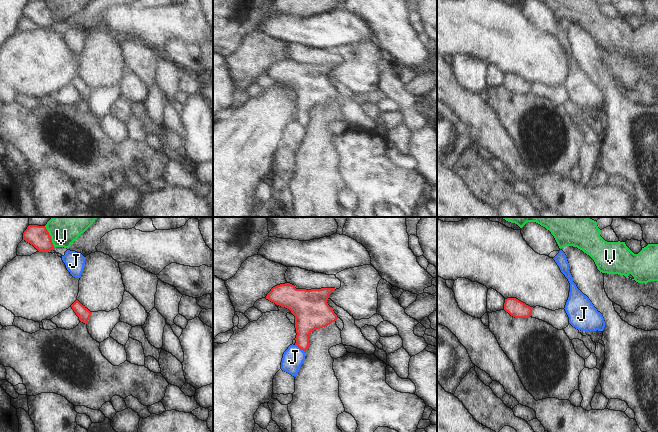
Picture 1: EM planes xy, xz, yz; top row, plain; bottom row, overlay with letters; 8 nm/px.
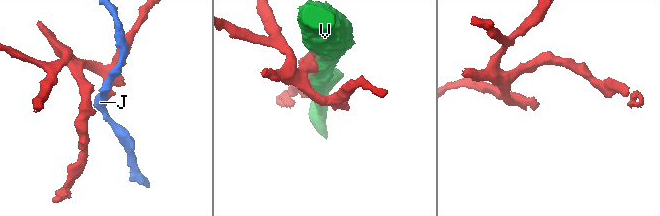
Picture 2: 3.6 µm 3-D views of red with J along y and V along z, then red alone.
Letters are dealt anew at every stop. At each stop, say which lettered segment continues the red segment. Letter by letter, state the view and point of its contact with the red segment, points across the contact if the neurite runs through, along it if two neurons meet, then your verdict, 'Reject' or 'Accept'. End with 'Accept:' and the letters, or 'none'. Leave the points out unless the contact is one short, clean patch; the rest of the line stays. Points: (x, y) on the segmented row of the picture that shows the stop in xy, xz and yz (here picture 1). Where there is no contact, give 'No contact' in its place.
J: Touches red at xz (300, 348). Boundary: xz (295, 344), (304, 351). Reject
V: Touches red at xy (50, 236). Boundary: xy (44, 226), (54, 246). Reject
Accept: none

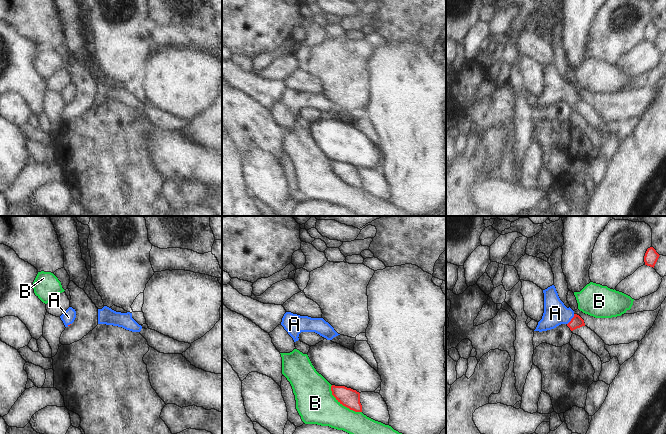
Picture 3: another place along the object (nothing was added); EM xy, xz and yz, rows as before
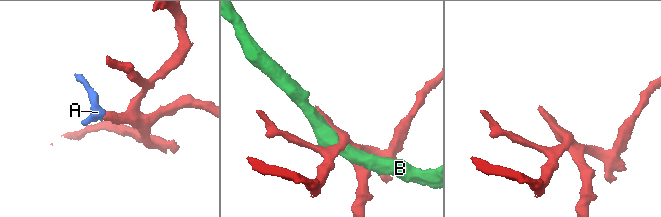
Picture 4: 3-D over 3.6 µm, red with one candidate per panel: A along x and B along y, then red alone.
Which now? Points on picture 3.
A: Touches red at yz (571, 319). Path across: yz (576, 322), (571, 319), (565, 315), (555, 313). Accept
B: Touches red at xz (343, 405). Reject
Accept: A

